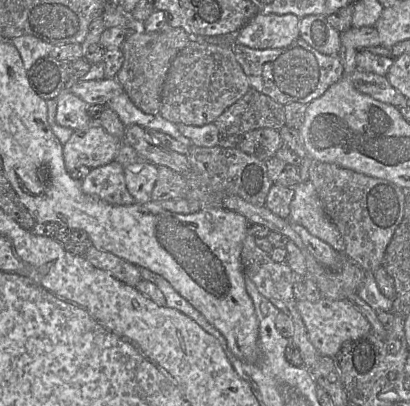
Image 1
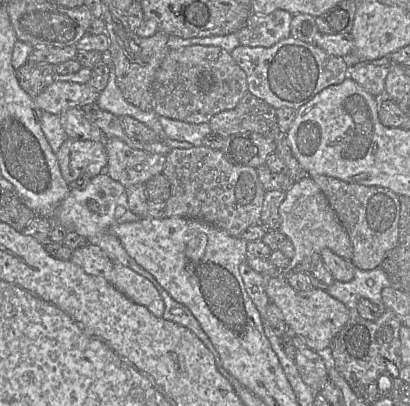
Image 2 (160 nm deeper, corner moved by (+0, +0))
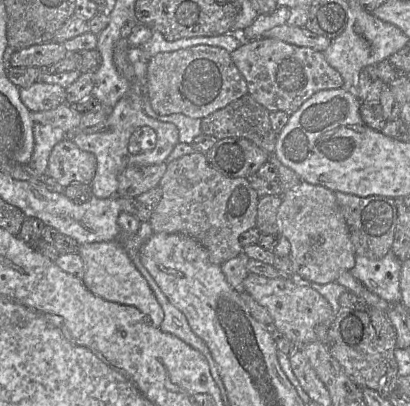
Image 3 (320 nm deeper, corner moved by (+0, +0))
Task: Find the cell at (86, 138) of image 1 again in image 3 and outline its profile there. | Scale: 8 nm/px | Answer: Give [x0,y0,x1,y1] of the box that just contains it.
[47,139,97,187]

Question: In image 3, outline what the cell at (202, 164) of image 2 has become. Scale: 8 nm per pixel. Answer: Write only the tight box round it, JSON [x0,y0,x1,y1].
[149,151,260,266]

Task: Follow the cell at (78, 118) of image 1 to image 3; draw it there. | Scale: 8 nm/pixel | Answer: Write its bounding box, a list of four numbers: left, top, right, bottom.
[71,49,179,199]

